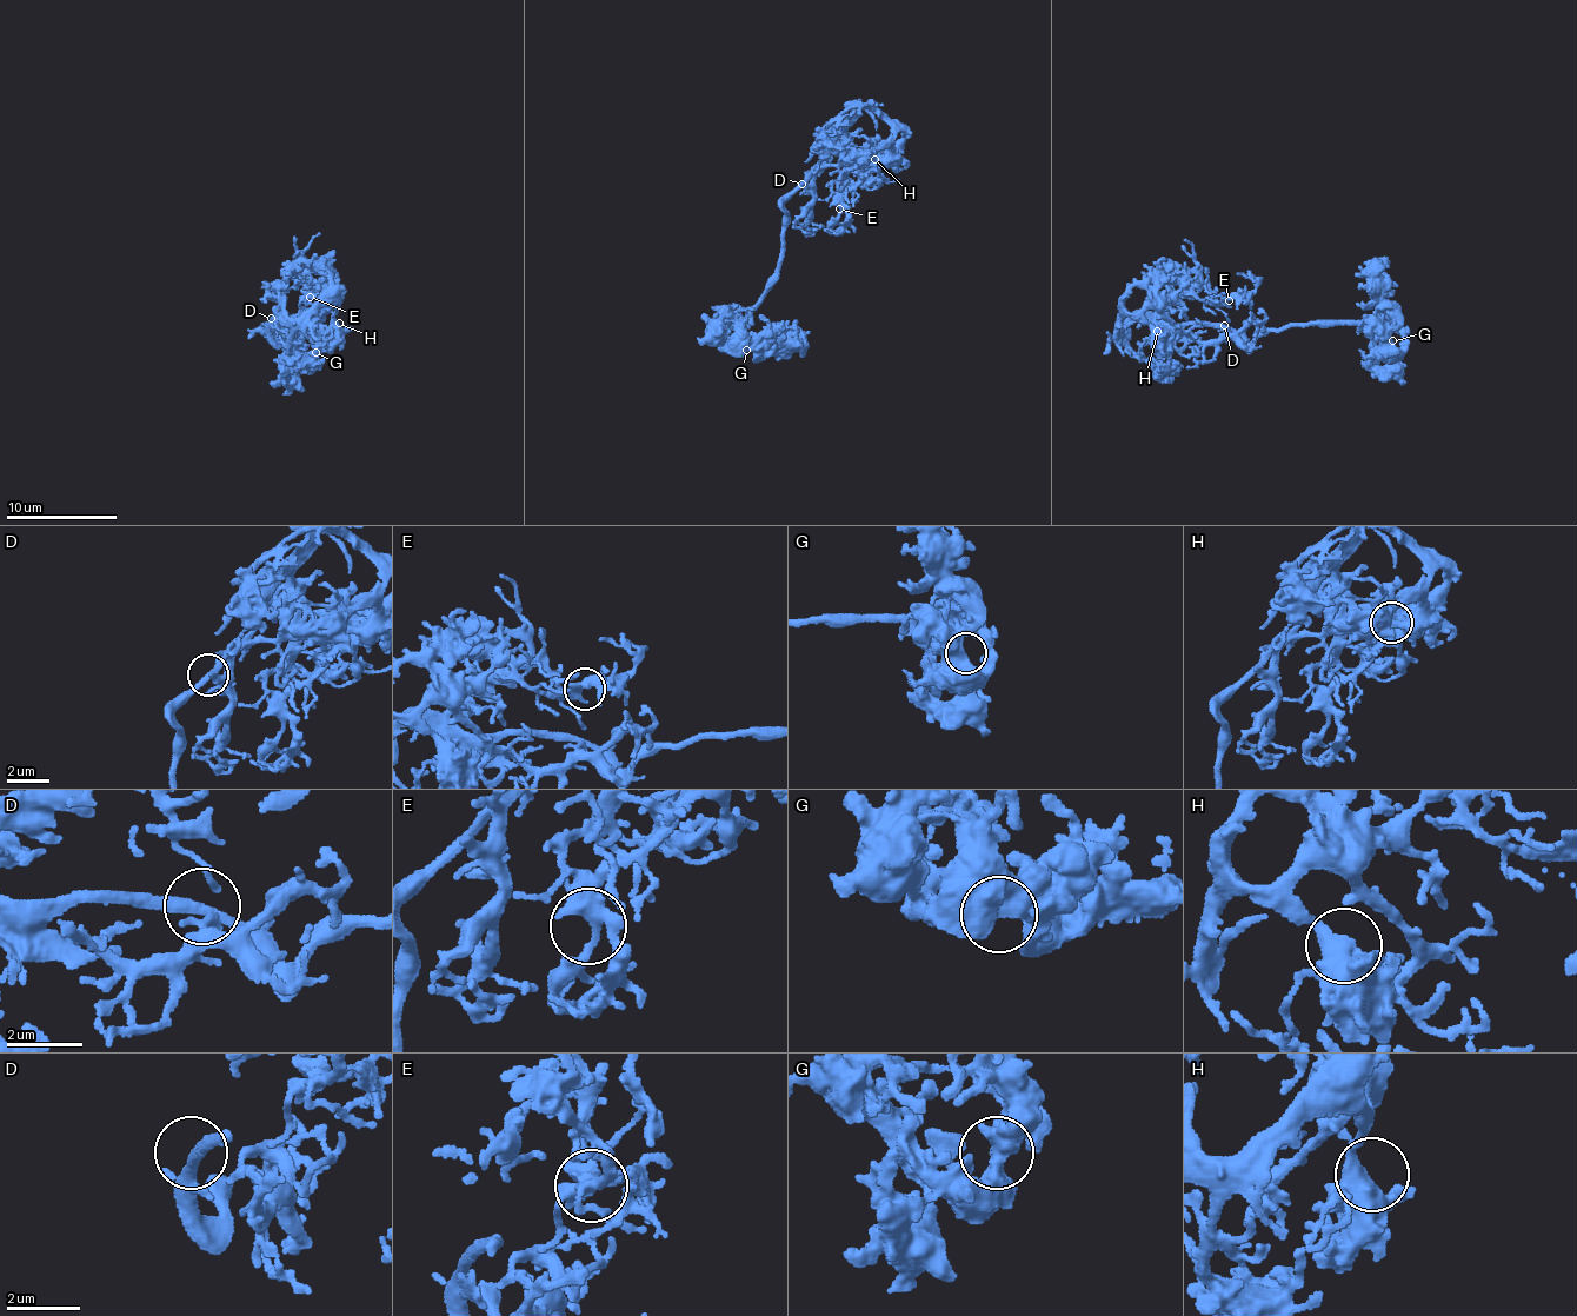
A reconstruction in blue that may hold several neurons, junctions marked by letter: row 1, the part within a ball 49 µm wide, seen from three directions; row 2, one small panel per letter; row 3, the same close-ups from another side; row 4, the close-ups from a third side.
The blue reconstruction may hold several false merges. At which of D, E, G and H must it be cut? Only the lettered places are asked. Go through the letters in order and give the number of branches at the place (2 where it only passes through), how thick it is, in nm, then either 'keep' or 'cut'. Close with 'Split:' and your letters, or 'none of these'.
D: branches 2; calibre 260 nm; keep
E: branches 3; calibre 340 nm; keep
G: branches 2; calibre 550 nm; keep
H: branches 3; calibre 500 nm; keep
Split: none of these

